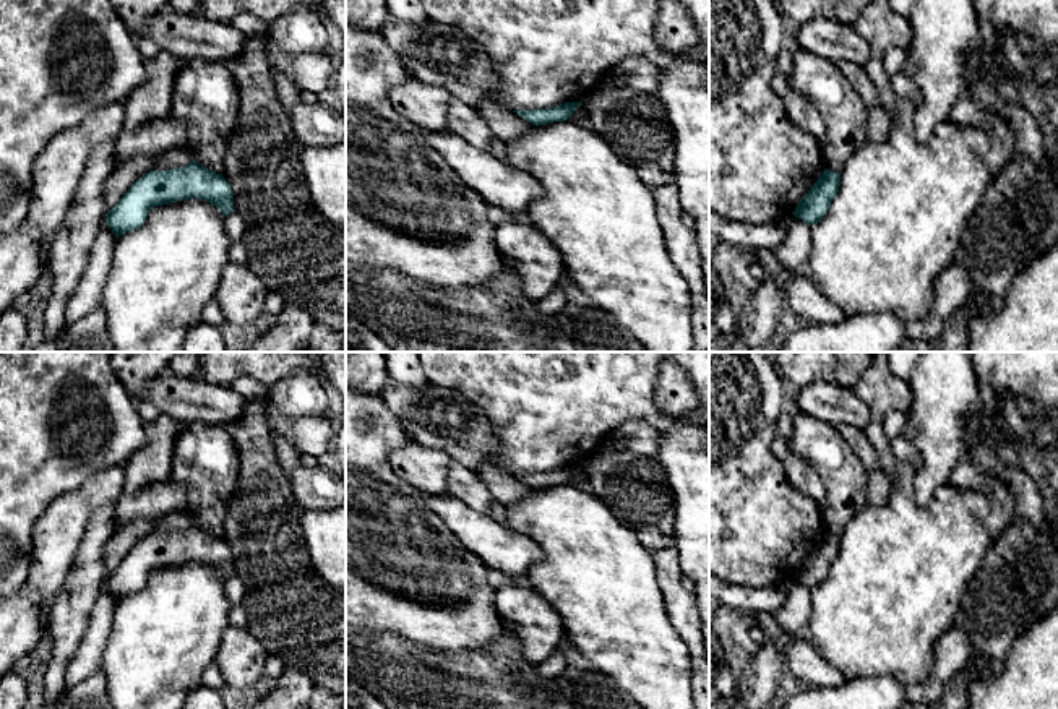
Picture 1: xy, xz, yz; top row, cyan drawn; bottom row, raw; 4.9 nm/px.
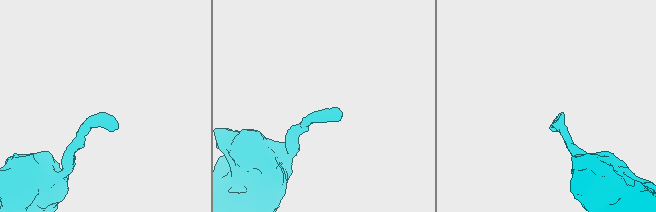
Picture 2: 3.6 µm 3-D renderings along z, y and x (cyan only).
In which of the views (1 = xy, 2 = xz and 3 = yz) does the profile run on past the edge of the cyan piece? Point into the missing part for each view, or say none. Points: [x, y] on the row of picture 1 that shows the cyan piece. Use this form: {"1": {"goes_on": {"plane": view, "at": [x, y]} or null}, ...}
{"1": {"goes_on": null}, "2": {"goes_on": null}, "3": {"goes_on": null}}

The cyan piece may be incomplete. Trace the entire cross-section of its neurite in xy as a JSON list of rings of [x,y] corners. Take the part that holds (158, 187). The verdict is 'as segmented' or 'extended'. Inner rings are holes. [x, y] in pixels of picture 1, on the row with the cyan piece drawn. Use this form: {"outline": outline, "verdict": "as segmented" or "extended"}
{"outline": [[[191,161],[180,169],[144,174],[105,214],[105,224],[118,238],[140,229],[154,206],[191,198],[214,204],[224,216],[234,211],[234,193],[222,174],[211,172]]], "verdict": "as segmented"}

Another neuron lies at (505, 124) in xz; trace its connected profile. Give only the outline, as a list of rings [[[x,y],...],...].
[[[497,101],[480,104],[477,112],[490,127],[493,136],[503,140],[505,143],[531,133],[535,128],[535,125],[529,123]]]

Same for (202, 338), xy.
[[[196,323],[188,329],[182,352],[226,352],[221,329],[208,323]]]

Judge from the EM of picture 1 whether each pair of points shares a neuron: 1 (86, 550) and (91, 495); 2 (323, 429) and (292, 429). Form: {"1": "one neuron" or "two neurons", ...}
{"1": "two neurons", "2": "one neuron"}

